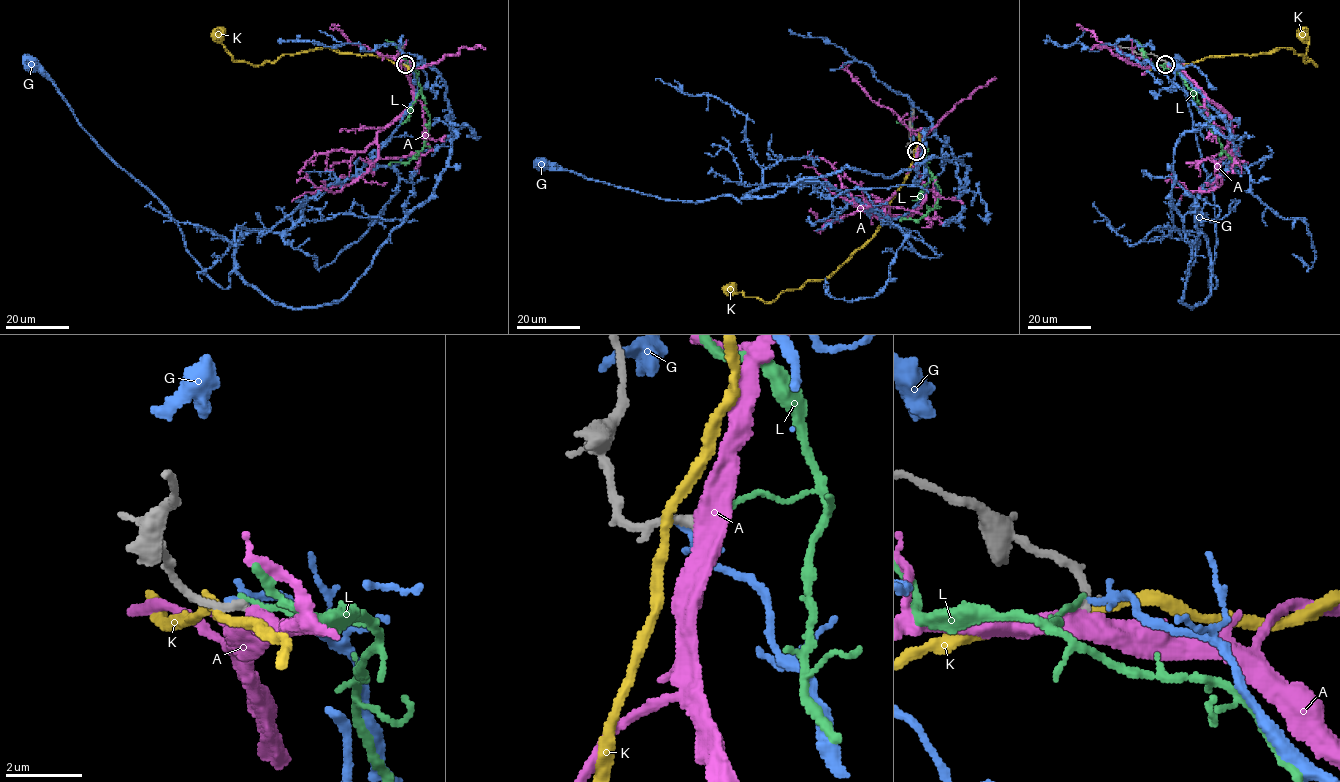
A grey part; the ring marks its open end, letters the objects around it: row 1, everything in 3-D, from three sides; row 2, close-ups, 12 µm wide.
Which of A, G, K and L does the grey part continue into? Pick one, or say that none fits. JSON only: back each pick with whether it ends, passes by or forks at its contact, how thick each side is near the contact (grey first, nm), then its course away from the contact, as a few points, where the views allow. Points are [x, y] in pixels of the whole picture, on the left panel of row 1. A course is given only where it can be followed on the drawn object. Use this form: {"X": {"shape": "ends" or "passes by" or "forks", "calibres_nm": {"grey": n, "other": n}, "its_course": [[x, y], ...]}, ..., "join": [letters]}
{"join": []}

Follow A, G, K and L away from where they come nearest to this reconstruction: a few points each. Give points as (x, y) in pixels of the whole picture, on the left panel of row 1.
A: (405, 65), (414, 102), (378, 133), (377, 159), (371, 166), (340, 191), (317, 187), (305, 177), (297, 181)
G: (405, 64), (416, 96), (387, 142), (292, 226), (248, 230), (226, 288), (28, 61)
K: (403, 64), (386, 57), (319, 48), (283, 54), (254, 65), (235, 61), (220, 34)
L: (405, 64), (416, 66), (424, 108), (429, 115), (428, 129), (423, 148), (413, 158), (389, 165)

